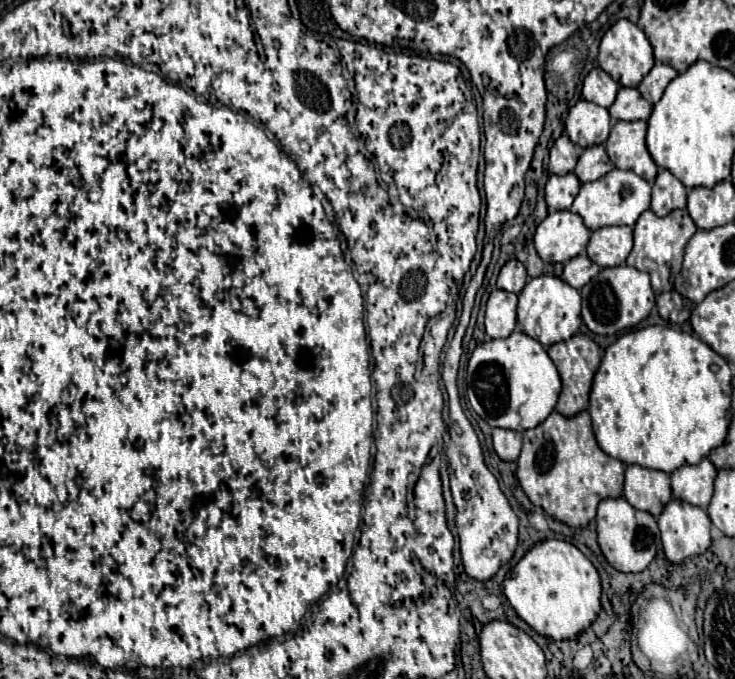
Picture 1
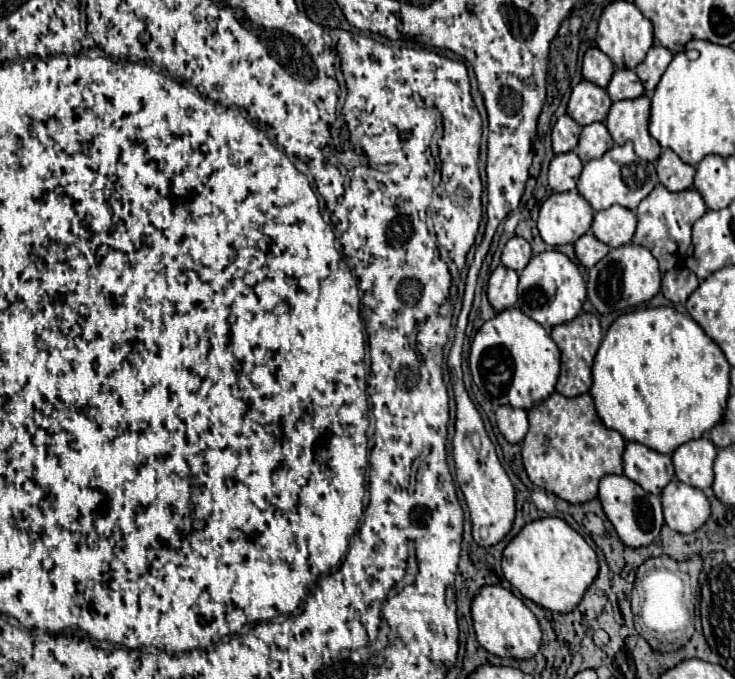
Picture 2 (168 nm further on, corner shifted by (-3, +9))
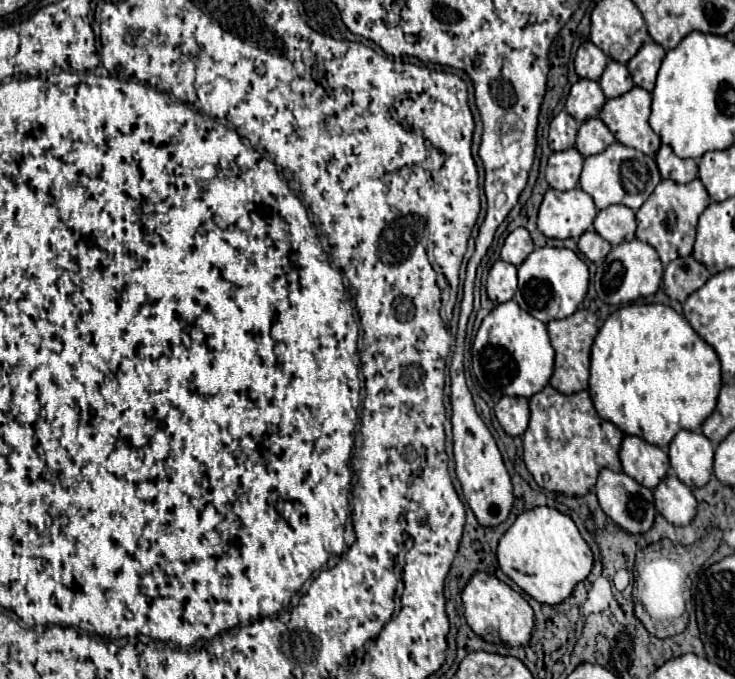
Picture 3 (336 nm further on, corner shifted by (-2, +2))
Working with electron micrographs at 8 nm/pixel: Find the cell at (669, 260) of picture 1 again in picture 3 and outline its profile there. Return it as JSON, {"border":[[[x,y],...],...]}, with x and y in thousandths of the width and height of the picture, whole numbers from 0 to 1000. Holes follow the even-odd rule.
{"border":[[[950,262],[931,274],[920,274],[920,268],[901,265],[893,274],[893,280],[884,286],[884,292],[865,312],[865,327],[868,327],[865,351],[884,359],[895,371],[901,389],[909,392],[914,383],[931,380],[941,371],[950,318],[961,309],[963,300],[966,300],[963,283],[958,280],[958,271]]]}

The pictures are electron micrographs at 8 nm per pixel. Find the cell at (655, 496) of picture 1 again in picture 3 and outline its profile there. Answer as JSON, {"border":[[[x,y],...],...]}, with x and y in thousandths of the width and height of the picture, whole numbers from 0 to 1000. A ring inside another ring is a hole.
{"border":[[[849,642],[844,657],[844,677],[849,698],[884,722],[890,722],[912,692],[906,663],[887,657],[865,642]]]}

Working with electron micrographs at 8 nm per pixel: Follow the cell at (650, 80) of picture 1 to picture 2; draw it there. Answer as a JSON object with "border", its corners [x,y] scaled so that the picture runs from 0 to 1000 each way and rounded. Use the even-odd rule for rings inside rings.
{"border":[[[888,66],[883,75],[880,75],[880,84],[864,99],[864,108],[869,110],[875,128],[878,128],[878,137],[886,143],[899,110],[905,108],[907,96],[913,93],[916,87],[916,78],[899,66]]]}

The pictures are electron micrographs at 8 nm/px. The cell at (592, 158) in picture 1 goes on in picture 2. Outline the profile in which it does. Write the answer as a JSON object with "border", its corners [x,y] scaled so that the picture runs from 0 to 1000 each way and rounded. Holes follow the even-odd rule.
{"border":[[[804,181],[796,184],[790,199],[788,199],[788,214],[782,216],[782,225],[788,228],[788,234],[793,240],[818,231],[823,222],[829,222],[834,216],[834,205],[826,193],[826,187],[820,181]]]}

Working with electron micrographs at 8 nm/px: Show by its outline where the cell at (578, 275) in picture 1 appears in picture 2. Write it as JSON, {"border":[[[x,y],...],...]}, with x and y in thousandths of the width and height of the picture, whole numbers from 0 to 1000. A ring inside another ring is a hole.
{"border":[[[799,340],[793,349],[788,349],[782,355],[782,373],[785,381],[796,390],[796,393],[807,393],[812,384],[818,384],[826,376],[829,364],[823,358],[818,358],[804,340]]]}

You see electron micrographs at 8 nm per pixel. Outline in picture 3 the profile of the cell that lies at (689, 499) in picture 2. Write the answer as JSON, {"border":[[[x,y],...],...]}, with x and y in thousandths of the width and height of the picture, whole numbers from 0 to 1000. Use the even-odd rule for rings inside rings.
{"border":[[[906,701],[890,722],[893,751],[917,775],[936,775],[947,754],[950,742],[936,716],[931,716],[920,701]]]}

